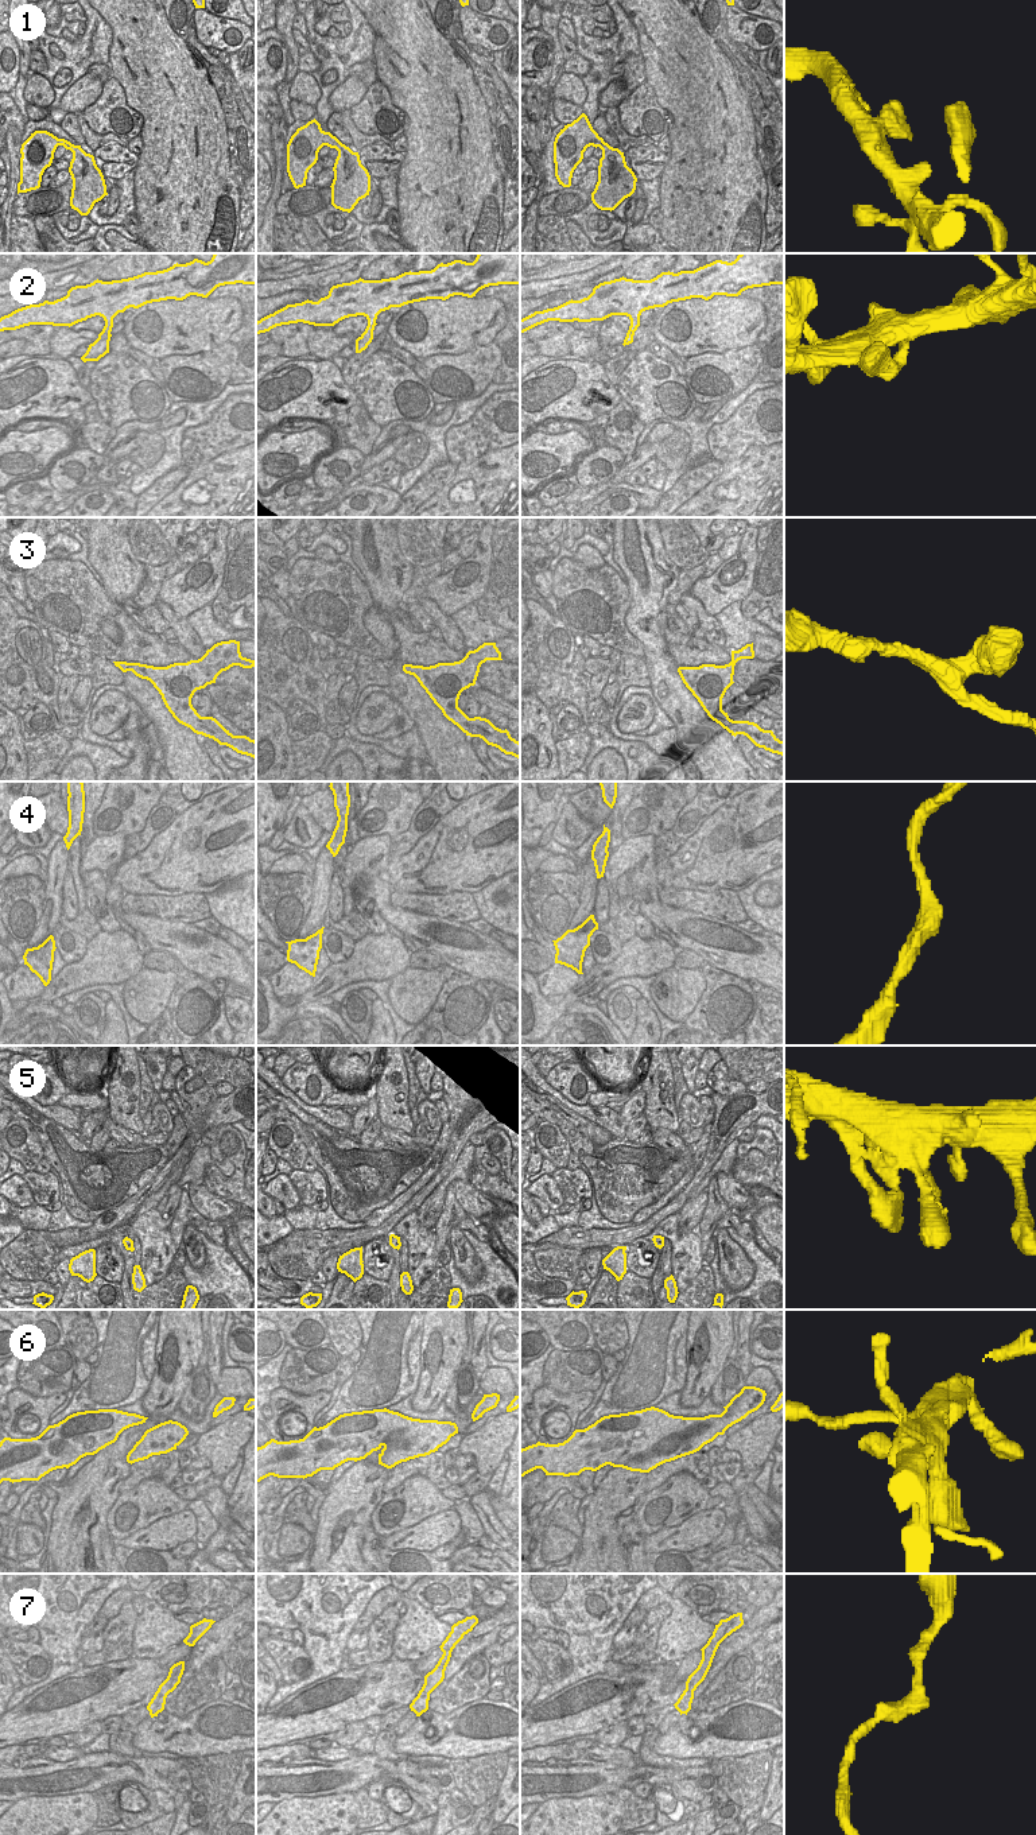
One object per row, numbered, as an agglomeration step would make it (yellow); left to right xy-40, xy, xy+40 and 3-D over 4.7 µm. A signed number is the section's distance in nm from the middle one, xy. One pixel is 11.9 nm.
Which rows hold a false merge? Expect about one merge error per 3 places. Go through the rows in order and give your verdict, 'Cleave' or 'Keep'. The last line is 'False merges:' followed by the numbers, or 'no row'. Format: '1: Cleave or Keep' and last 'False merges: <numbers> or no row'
1: Keep
2: Keep
3: Keep
4: Keep
5: Keep
6: Keep
7: Keep
False merges: no row.

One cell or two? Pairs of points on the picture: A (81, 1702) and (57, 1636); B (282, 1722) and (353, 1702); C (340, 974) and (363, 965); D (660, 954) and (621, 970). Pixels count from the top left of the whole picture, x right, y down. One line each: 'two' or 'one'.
A: two
B: one
C: one
D: one

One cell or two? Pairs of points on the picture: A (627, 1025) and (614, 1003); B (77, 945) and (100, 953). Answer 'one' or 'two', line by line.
A: one
B: two

